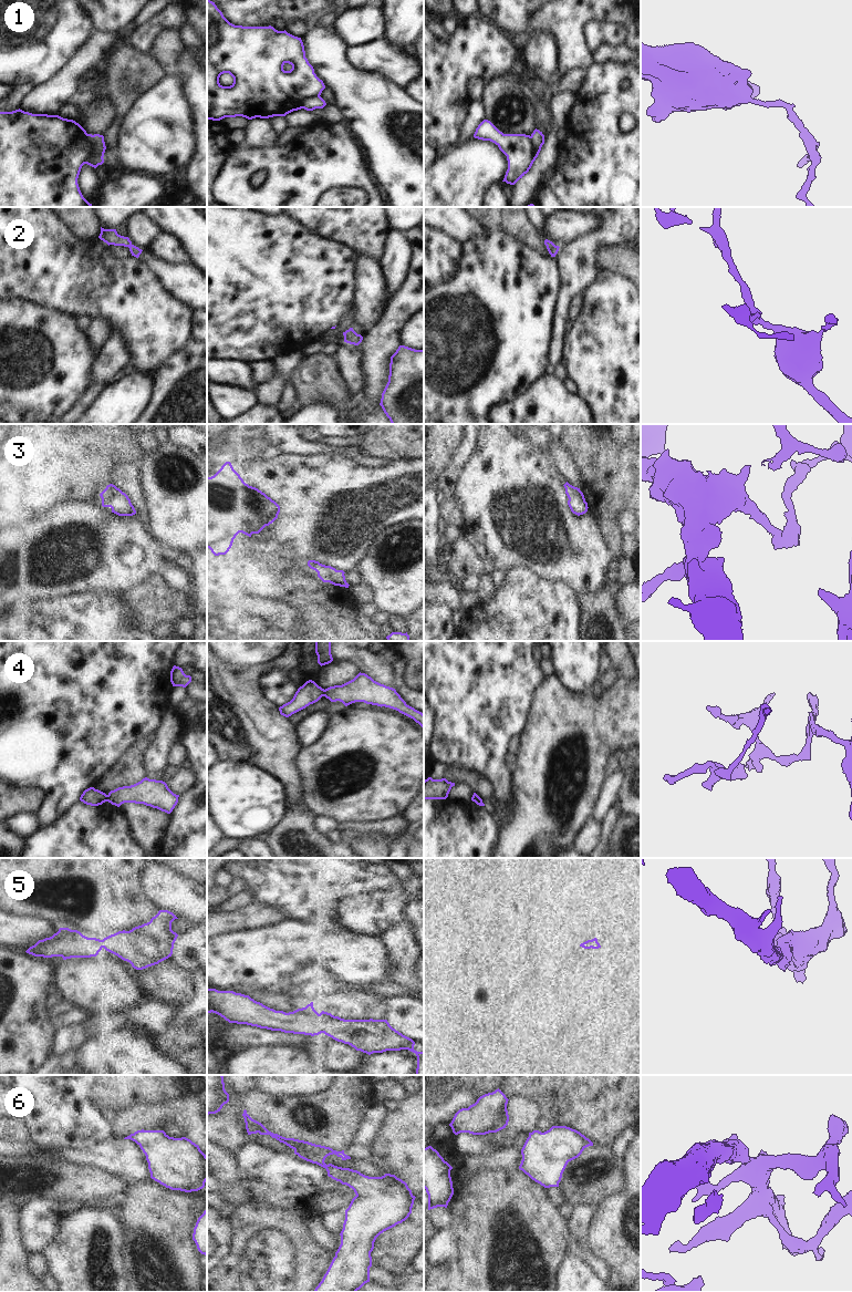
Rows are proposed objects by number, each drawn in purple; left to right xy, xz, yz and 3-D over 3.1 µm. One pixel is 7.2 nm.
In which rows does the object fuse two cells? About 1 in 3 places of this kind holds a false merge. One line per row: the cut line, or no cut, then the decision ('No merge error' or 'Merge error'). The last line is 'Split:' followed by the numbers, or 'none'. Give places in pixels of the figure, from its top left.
1: Split along xy (86, 134), (93, 151), (102, 157). Merge error
2: No split. No merge error
3: No split. No merge error
4: Split along xy (106, 795), (107, 800). Merge error
5: No split. No merge error
6: No split. No merge error
Split: 1, 4

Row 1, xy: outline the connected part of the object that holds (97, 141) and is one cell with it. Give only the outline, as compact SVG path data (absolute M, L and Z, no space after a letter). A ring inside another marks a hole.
M87 134L87 139L93 144L94 153L96 155L104 157L104 153L106 149L104 136L100 134L94 134L94 135Z

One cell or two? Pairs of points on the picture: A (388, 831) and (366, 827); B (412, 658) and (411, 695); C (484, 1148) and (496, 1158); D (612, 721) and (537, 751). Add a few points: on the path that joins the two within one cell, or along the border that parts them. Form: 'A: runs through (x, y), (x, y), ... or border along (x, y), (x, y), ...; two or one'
A: runs through (383, 827), (372, 827); one
B: border along (405, 662), (403, 679), (412, 689); two
C: border along (497, 1148), (489, 1154), (465, 1157); two
D: runs through (593, 726), (564, 735), (556, 742); one

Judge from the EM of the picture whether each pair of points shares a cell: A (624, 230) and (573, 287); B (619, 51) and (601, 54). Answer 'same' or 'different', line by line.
A: same
B: same

